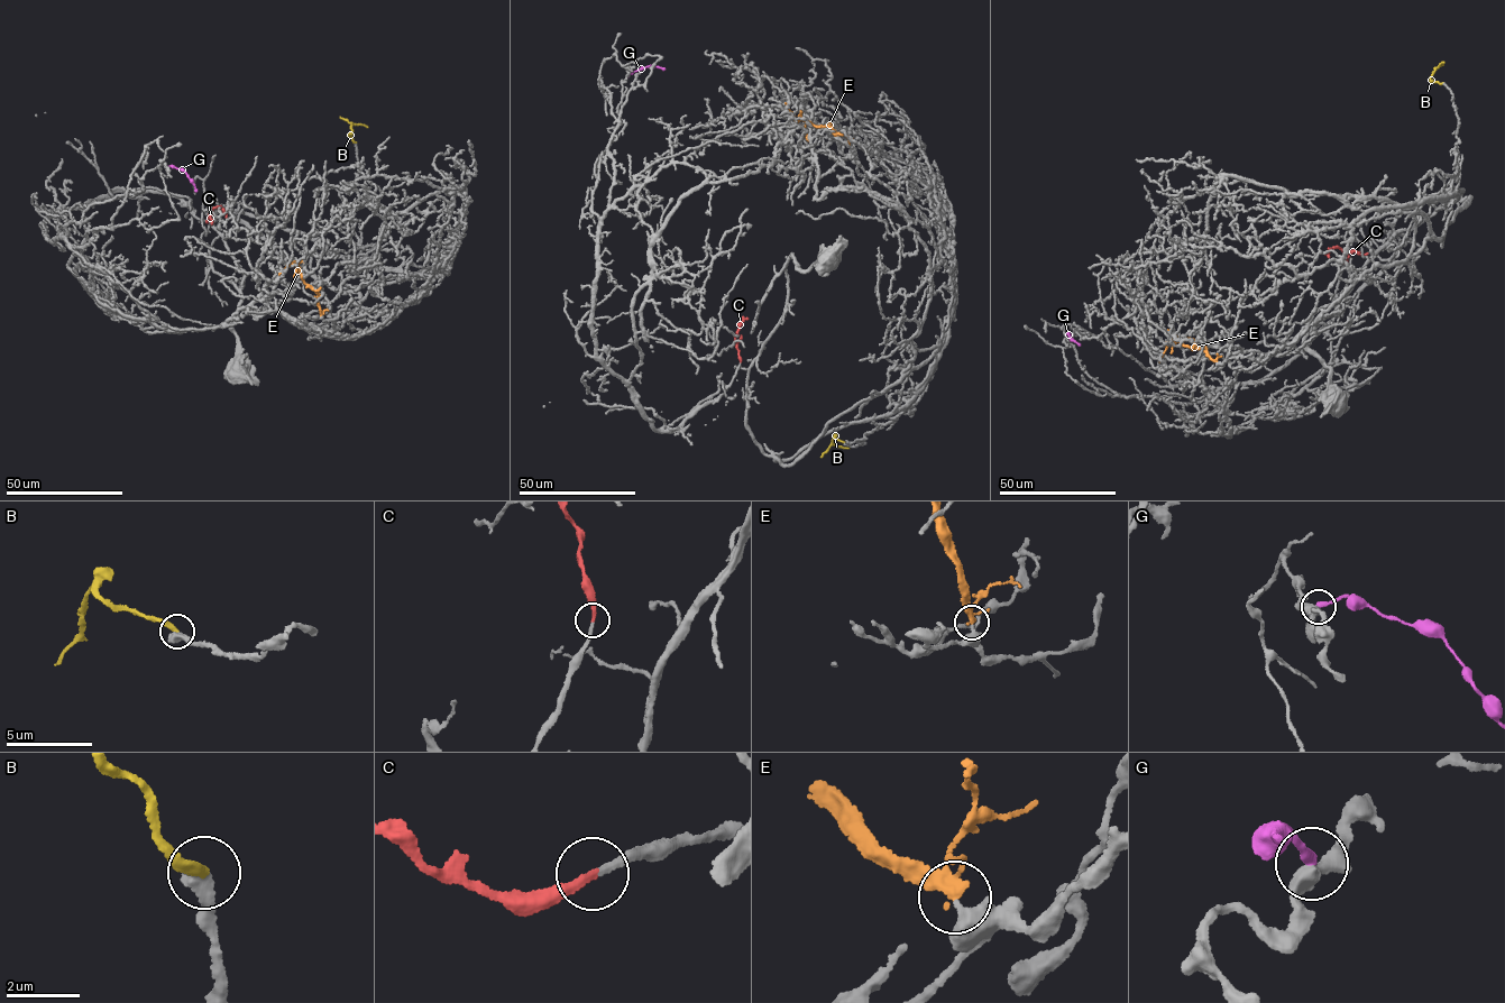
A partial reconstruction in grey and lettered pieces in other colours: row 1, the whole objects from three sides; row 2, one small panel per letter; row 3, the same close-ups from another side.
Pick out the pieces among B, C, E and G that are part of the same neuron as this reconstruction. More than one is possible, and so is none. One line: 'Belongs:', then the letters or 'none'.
Belongs: B, C

